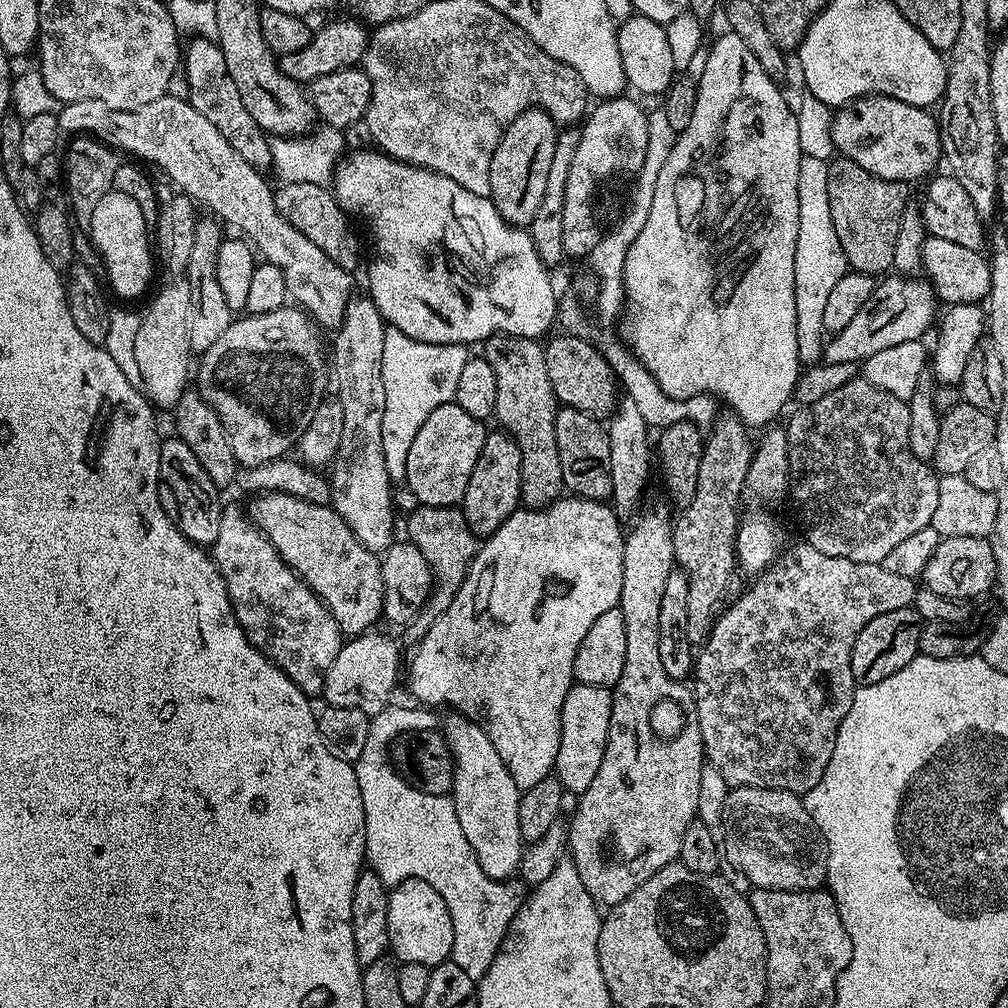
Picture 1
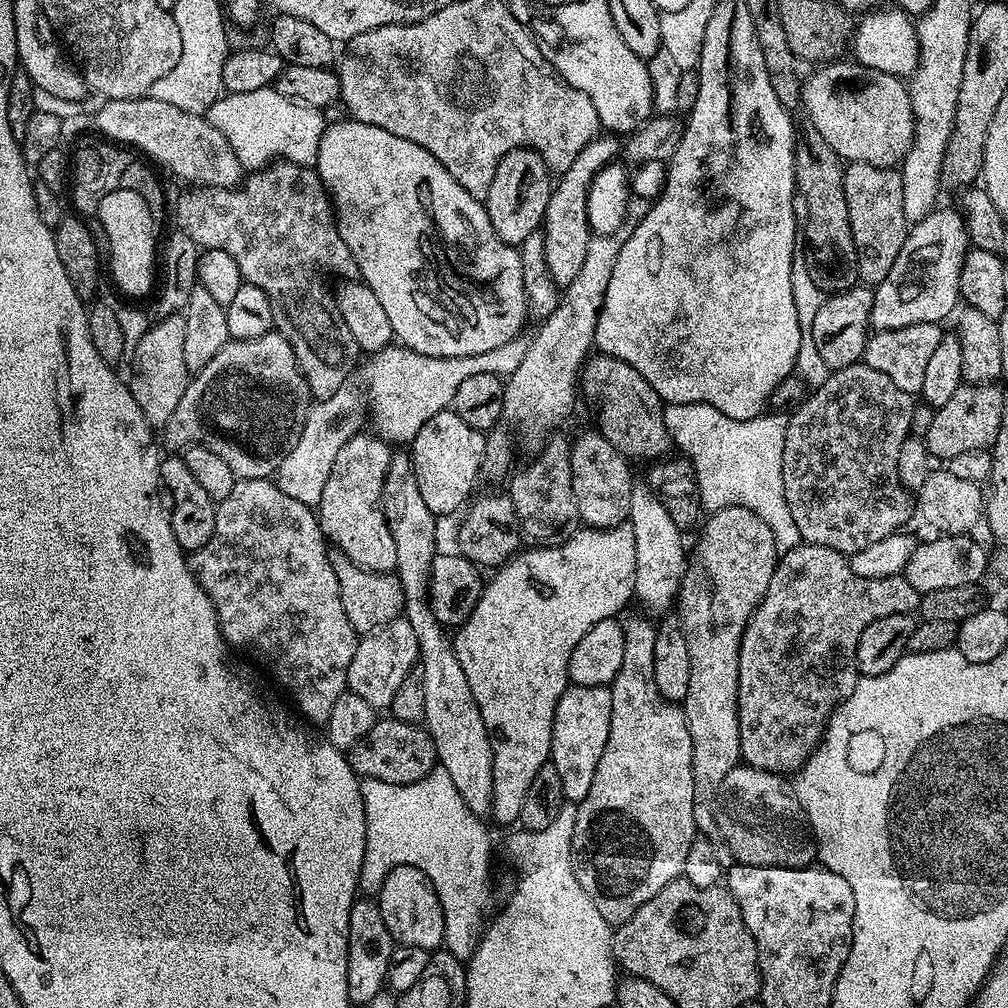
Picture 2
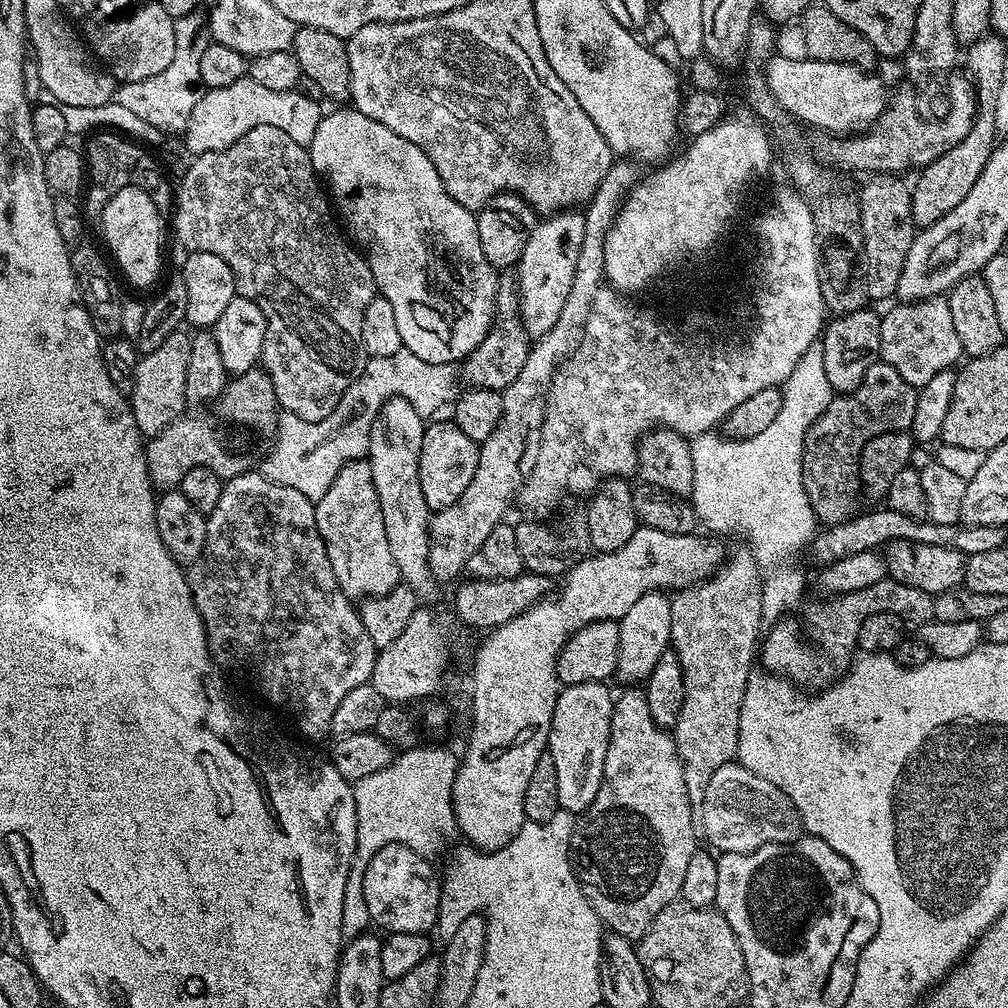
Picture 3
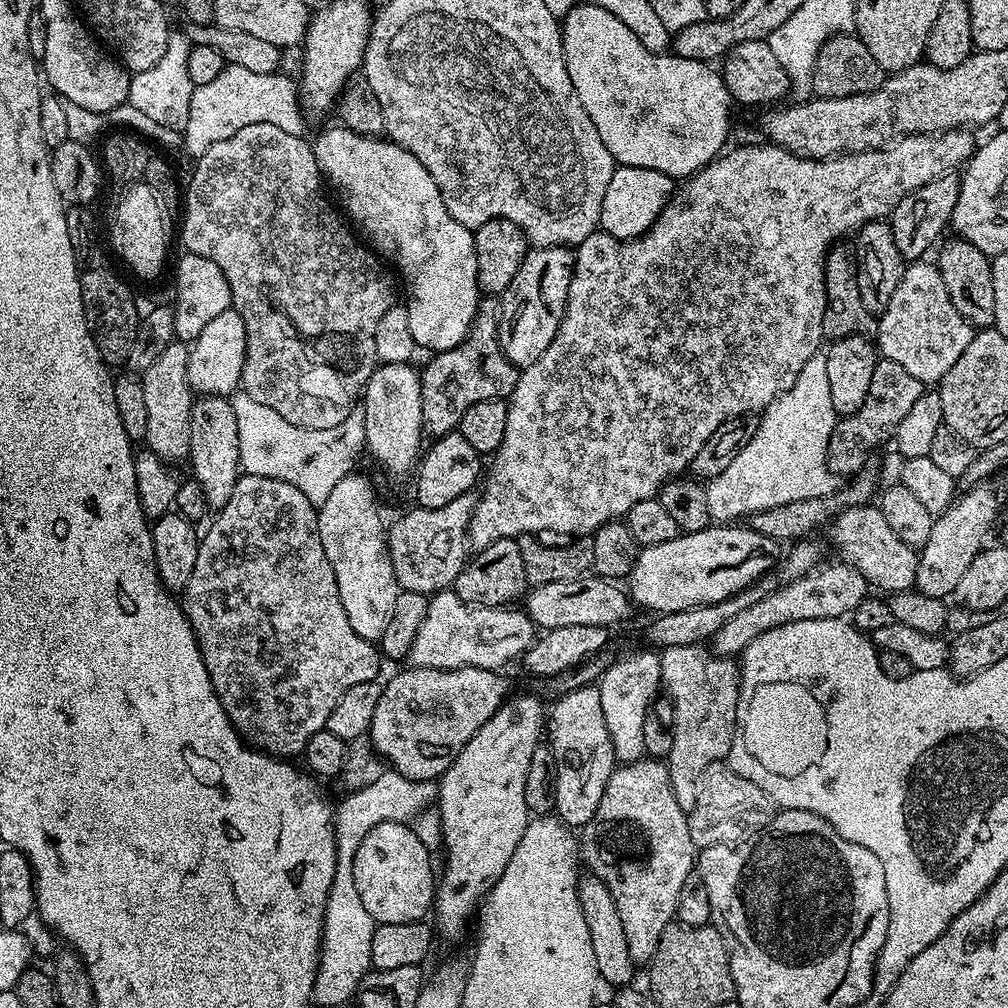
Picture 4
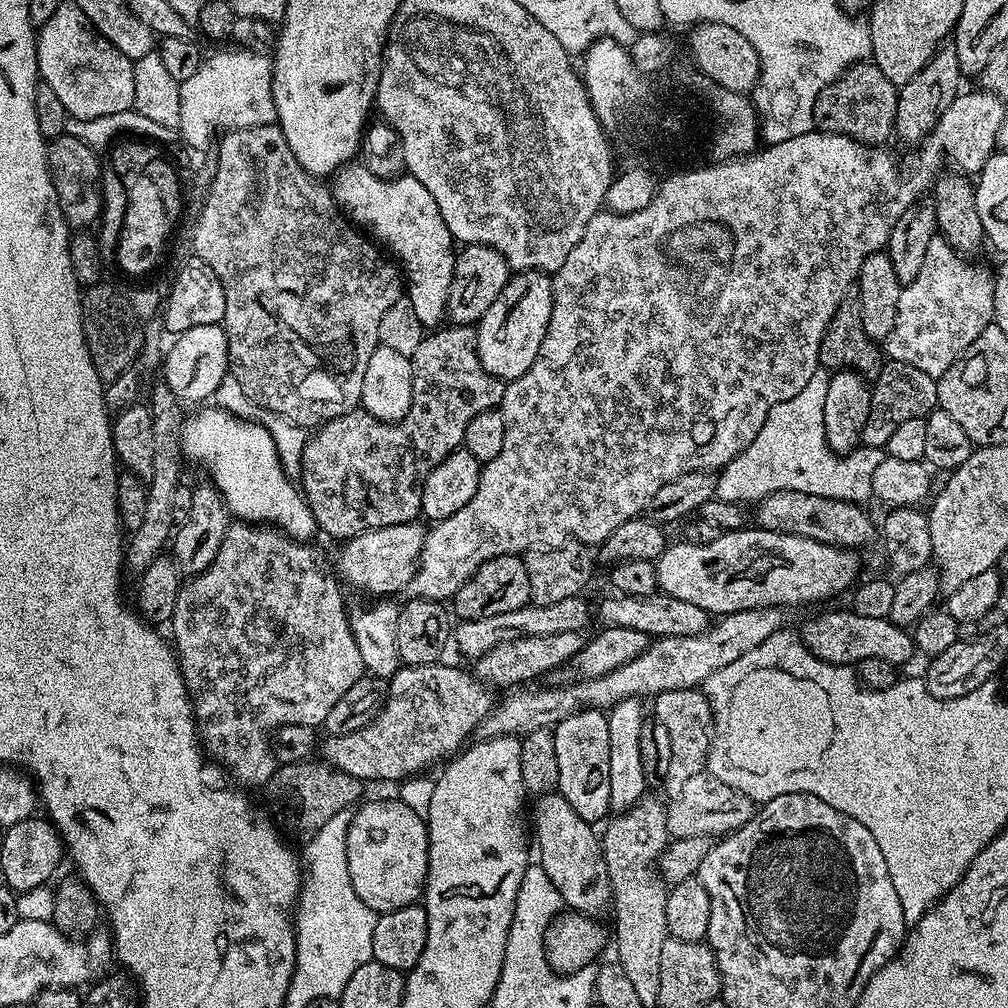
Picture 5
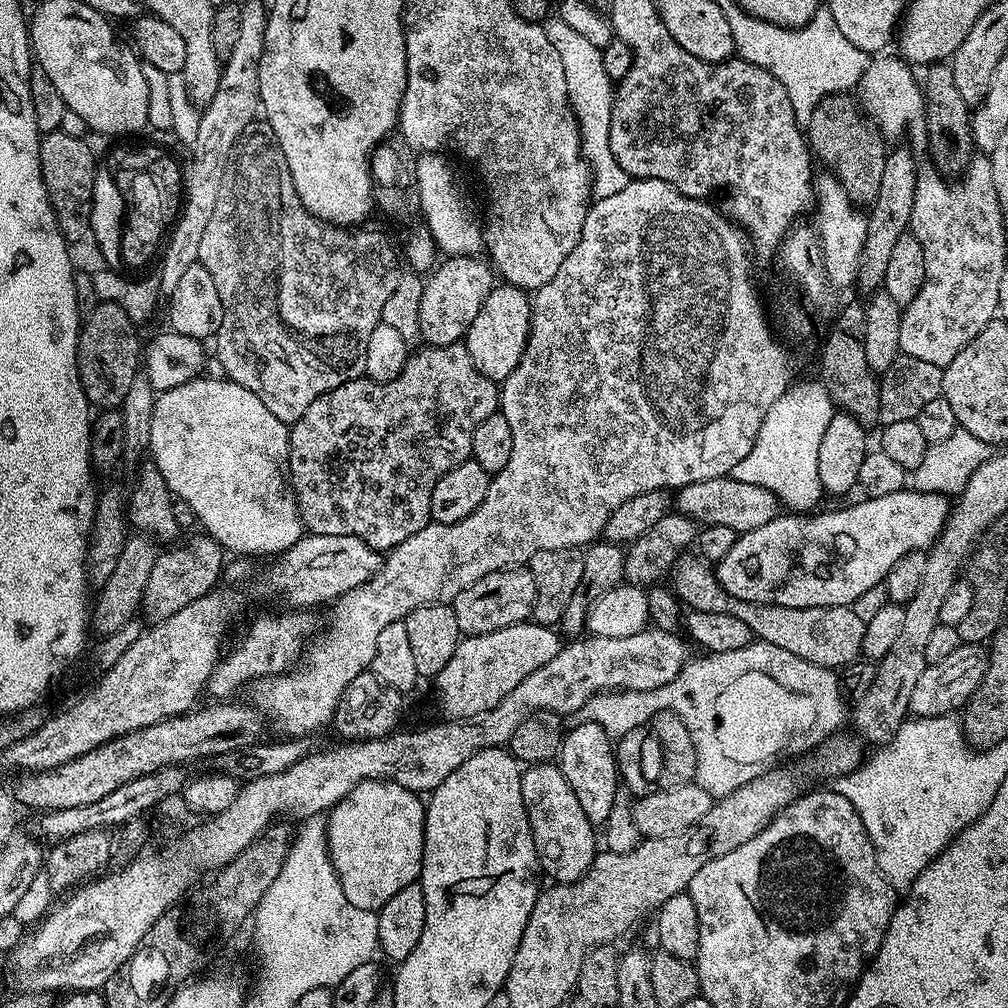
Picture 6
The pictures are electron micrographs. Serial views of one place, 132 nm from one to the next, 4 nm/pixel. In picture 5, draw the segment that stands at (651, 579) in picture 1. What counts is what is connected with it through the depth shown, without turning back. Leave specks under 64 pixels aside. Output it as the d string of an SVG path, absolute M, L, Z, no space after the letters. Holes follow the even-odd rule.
M652 794L645 795L633 808L613 815L607 824L608 829L602 832L602 843L616 908L614 948L616 944L618 962L622 970L626 970L634 990L638 990L638 998L642 998L645 1006L652 1006L656 1003L662 970L662 942L670 938L666 926L669 885L658 867L660 855L670 843L665 801L655 800Z

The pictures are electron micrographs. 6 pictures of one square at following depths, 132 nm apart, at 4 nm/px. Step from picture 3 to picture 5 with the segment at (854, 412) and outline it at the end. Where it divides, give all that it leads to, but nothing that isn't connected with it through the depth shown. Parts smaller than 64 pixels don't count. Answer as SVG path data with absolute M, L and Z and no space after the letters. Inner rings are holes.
M888 360L882 374L878 374L878 378L871 385L870 418L866 418L866 427L862 429L861 445L866 448L887 449L890 437L894 430L898 430L898 426L903 426L910 418L924 418L929 412L933 412L938 406L936 382L937 377L925 374L915 366Z

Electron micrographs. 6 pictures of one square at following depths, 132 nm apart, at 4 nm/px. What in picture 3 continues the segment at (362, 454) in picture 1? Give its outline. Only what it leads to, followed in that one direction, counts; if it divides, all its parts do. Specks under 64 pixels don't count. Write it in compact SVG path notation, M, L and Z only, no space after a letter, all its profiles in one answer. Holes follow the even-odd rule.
M367 459L347 461L315 506L318 534L322 534L326 558L330 558L330 566L334 566L334 578L338 578L338 586L342 586L349 600L360 602L365 598L390 594L390 590L401 583L400 571L386 542L386 526L382 526L382 506L378 506L378 490L374 490L374 474L370 474Z

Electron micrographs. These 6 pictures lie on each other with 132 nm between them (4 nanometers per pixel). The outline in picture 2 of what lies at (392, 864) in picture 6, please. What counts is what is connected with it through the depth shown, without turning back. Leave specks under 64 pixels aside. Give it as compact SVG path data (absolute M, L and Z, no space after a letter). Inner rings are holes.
M399 864L394 870L390 870L380 887L378 903L382 910L382 922L386 922L386 930L390 930L396 944L422 946L429 950L439 949L443 945L442 906L436 888L423 868Z

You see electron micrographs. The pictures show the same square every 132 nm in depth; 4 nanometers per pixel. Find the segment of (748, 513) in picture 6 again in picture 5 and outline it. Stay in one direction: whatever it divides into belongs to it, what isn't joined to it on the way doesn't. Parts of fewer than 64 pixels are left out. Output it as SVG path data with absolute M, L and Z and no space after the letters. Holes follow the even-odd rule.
M778 490L764 497L754 508L755 527L778 534L794 534L802 538L814 538L823 544L836 544L839 548L855 549L872 536L872 520L863 512L859 503L851 500L835 500L829 496L806 494L798 490Z

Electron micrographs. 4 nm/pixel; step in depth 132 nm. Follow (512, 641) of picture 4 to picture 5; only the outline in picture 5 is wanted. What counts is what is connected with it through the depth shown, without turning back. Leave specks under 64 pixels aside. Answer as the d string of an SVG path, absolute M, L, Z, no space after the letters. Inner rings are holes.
M575 596L565 598L563 602L554 602L554 606L538 606L529 603L526 608L510 610L510 614L494 614L494 618L478 618L477 620L460 620L454 628L454 644L460 647L460 652L469 658L486 654L494 646L502 642L510 642L523 636L538 634L566 634L567 632L583 633L584 627L592 620L592 612L584 598Z

